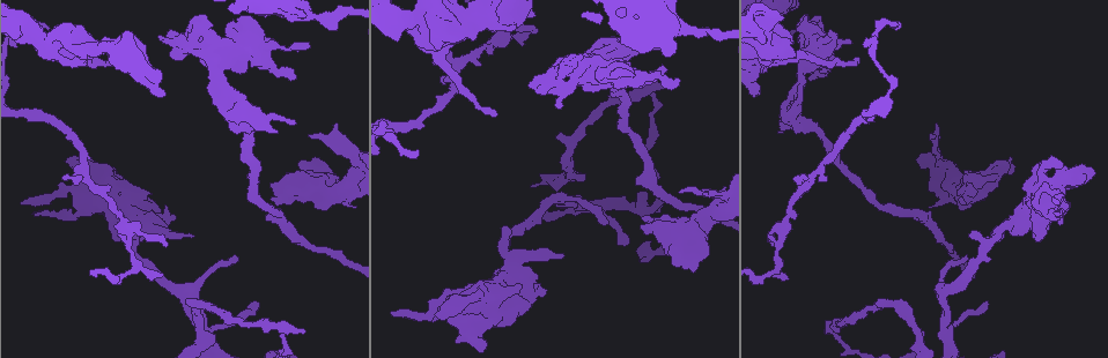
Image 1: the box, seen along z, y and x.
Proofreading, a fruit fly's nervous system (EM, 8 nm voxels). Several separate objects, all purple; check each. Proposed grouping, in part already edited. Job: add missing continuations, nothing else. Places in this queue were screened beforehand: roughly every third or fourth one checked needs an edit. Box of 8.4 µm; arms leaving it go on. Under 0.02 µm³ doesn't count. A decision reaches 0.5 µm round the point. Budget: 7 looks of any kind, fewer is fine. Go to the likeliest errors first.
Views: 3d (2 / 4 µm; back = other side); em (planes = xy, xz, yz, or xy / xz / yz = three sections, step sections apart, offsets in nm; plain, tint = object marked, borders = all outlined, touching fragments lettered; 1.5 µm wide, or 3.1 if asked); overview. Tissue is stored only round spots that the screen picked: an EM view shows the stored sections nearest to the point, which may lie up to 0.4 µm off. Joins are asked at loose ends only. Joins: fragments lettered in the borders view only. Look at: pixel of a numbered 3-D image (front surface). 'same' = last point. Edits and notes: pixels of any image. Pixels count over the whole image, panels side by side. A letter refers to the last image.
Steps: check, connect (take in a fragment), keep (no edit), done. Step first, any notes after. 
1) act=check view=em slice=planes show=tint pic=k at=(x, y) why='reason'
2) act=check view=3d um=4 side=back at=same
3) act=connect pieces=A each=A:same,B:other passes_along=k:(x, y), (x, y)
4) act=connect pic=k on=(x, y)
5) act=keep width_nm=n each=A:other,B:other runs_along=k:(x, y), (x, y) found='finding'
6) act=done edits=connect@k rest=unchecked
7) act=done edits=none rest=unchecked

act=check view=3d um=4 pic=1 at=(824, 332) why='free end'

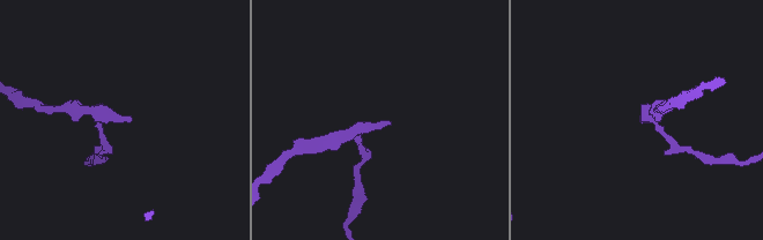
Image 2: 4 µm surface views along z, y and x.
act=check view=em slice=planes show=borders pic=2 at=(128, 121)

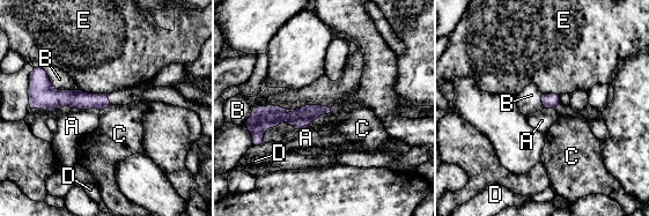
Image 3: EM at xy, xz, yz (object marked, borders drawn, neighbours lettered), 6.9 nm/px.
act=keep longest_contact=B:320nm each=A:other,B:other,C:other,D:other,E:other runs_along=3:(32, 102), (81, 99), (107, 103) found='no lettered fragment goes on from it'

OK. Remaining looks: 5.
act=check view=em um=3.1 slice=yz step=16 show=tint pic=1 at=(858, 59) why='an open end'

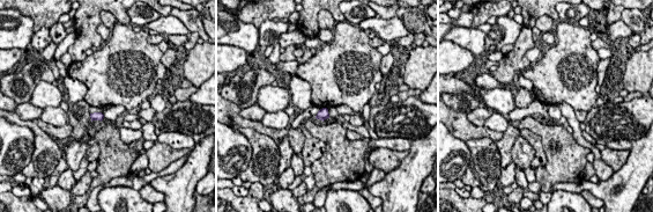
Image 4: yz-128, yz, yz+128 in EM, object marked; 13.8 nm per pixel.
act=check view=em um=3.1 slice=planes show=borders at=same why='cut it another way'

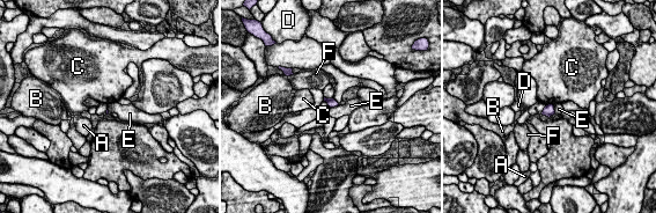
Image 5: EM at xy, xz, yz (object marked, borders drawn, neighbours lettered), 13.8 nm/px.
act=keep each=A:other,B:other,C:other,D:other,E:other,F:other border=5:(338, 104), (330, 108) found='no lettered fragment goes on from it'

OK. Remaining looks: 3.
act=check view=em slice=planes show=tint pic=1 at=(1062, 164) why='an open end'

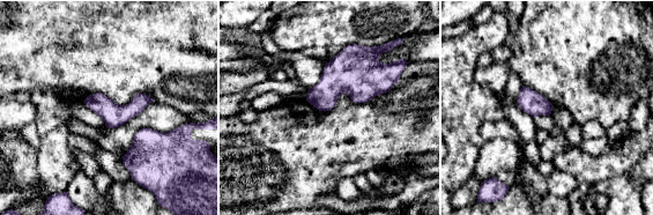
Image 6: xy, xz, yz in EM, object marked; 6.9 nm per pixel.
act=check view=em slice=planes show=borders at=same why='what lies round it'

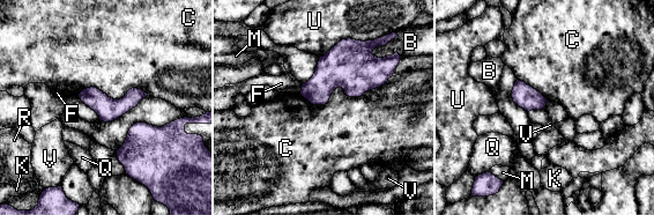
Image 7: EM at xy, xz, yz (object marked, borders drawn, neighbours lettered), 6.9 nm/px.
act=keep width_nm=160 each=B:other,C:other,F:other,K:other,M:other,Q:other,R:other,U:other,V:other found='no lettered fragment goes on from it'

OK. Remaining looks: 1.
act=done edits=none rest=unchecked

